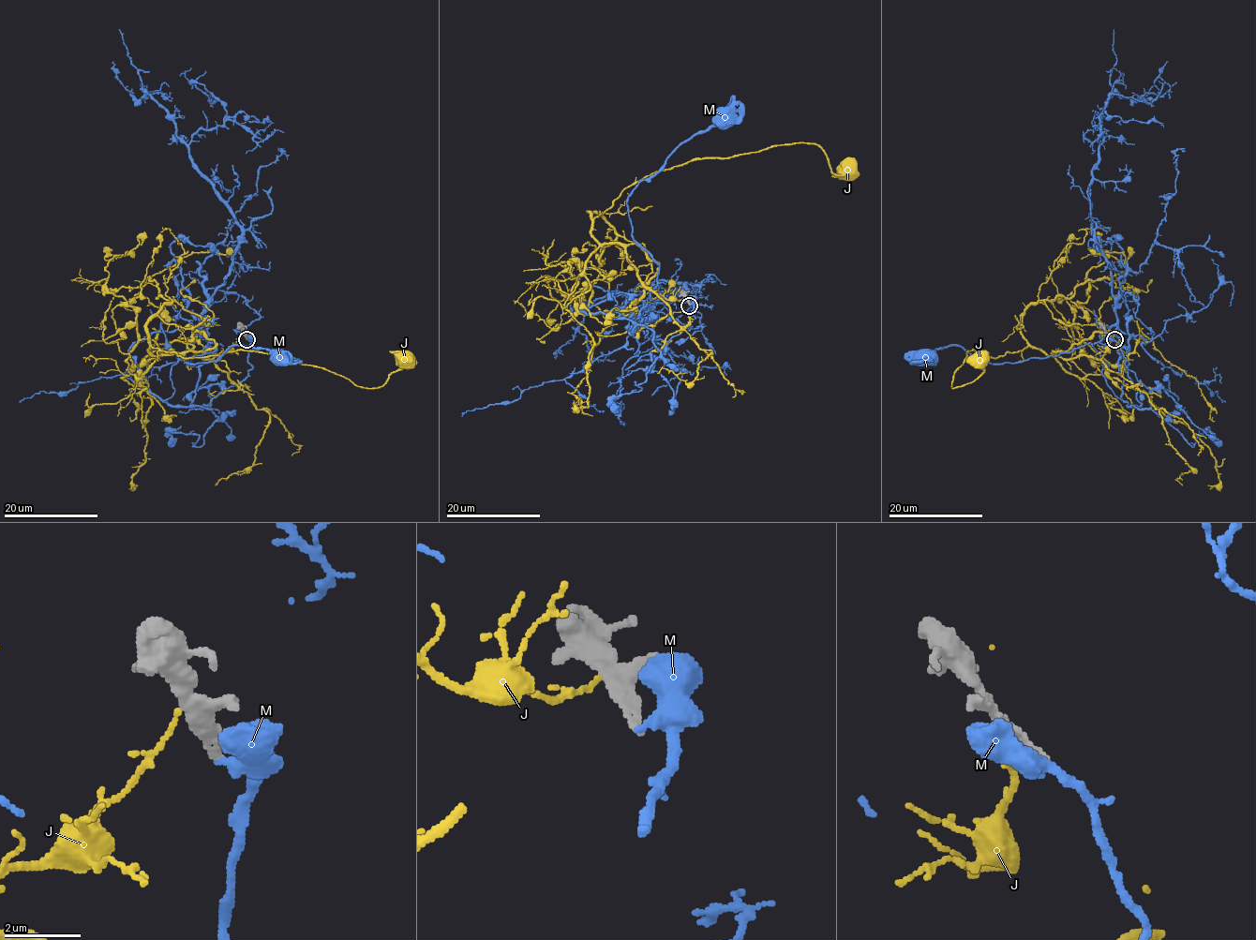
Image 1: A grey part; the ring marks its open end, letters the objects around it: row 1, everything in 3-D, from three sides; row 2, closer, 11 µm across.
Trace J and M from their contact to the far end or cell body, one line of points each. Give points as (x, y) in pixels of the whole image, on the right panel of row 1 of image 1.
J: (1107, 333), (1100, 358), (1029, 347), (998, 357), (969, 350), (951, 388), (983, 372), (987, 356), (979, 358)
M: (1113, 338), (1149, 408), (1121, 398), (1116, 327), (1046, 357), (926, 357)

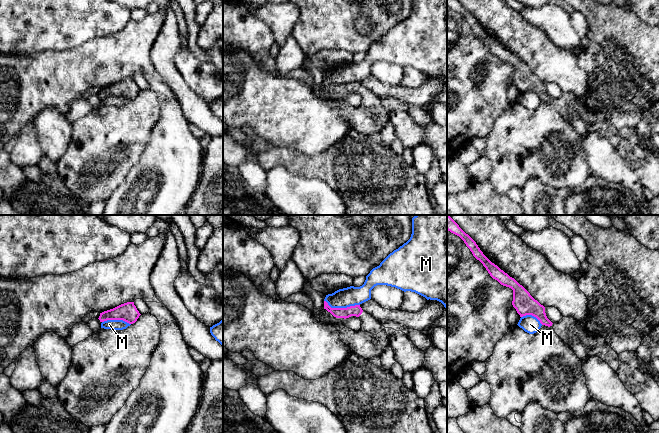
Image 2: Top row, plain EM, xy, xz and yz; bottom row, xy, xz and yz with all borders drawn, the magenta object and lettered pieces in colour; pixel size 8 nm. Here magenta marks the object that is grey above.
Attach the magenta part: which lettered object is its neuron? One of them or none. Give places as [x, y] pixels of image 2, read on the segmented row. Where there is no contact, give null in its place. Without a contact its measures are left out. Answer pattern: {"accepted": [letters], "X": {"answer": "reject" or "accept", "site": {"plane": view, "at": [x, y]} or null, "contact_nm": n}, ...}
{"accepted": [], "J": {"answer": "reject", "site": null}, "M": {"answer": "reject", "site": {"plane": "xz", "at": [342, 308]}, "contact_nm": 300}}

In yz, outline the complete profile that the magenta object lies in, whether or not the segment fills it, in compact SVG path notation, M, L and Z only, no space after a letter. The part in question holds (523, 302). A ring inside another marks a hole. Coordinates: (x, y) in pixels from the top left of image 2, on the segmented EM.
M447 215L447 230L464 241L473 256L483 264L493 279L513 290L512 305L520 317L532 315L542 325L552 326L555 333L573 349L581 361L591 356L597 356L606 362L615 372L618 371L618 354L608 345L605 338L588 331L584 323L572 317L563 317L559 322L552 323L546 316L545 307L535 300L514 278L492 263L483 254L476 242L459 227L450 215Z

